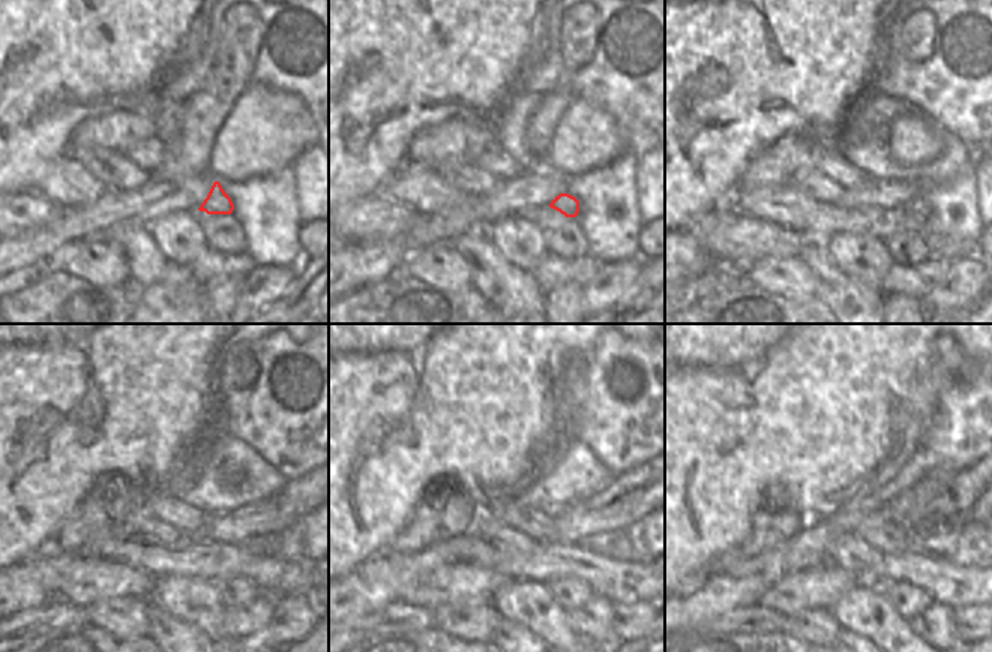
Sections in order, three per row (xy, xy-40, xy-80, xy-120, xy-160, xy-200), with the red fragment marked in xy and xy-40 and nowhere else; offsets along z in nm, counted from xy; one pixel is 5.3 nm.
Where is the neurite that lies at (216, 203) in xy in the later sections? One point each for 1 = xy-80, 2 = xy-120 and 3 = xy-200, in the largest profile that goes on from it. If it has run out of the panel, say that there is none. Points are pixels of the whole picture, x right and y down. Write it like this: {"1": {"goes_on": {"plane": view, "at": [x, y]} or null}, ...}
{"1": {"goes_on": {"plane": "xy-80", "at": [919, 207]}}, "2": {"goes_on": {"plane": "xy-120", "at": [263, 544]}}, "3": {"goes_on": {"plane": "xy-200", "at": [965, 544]}}}

